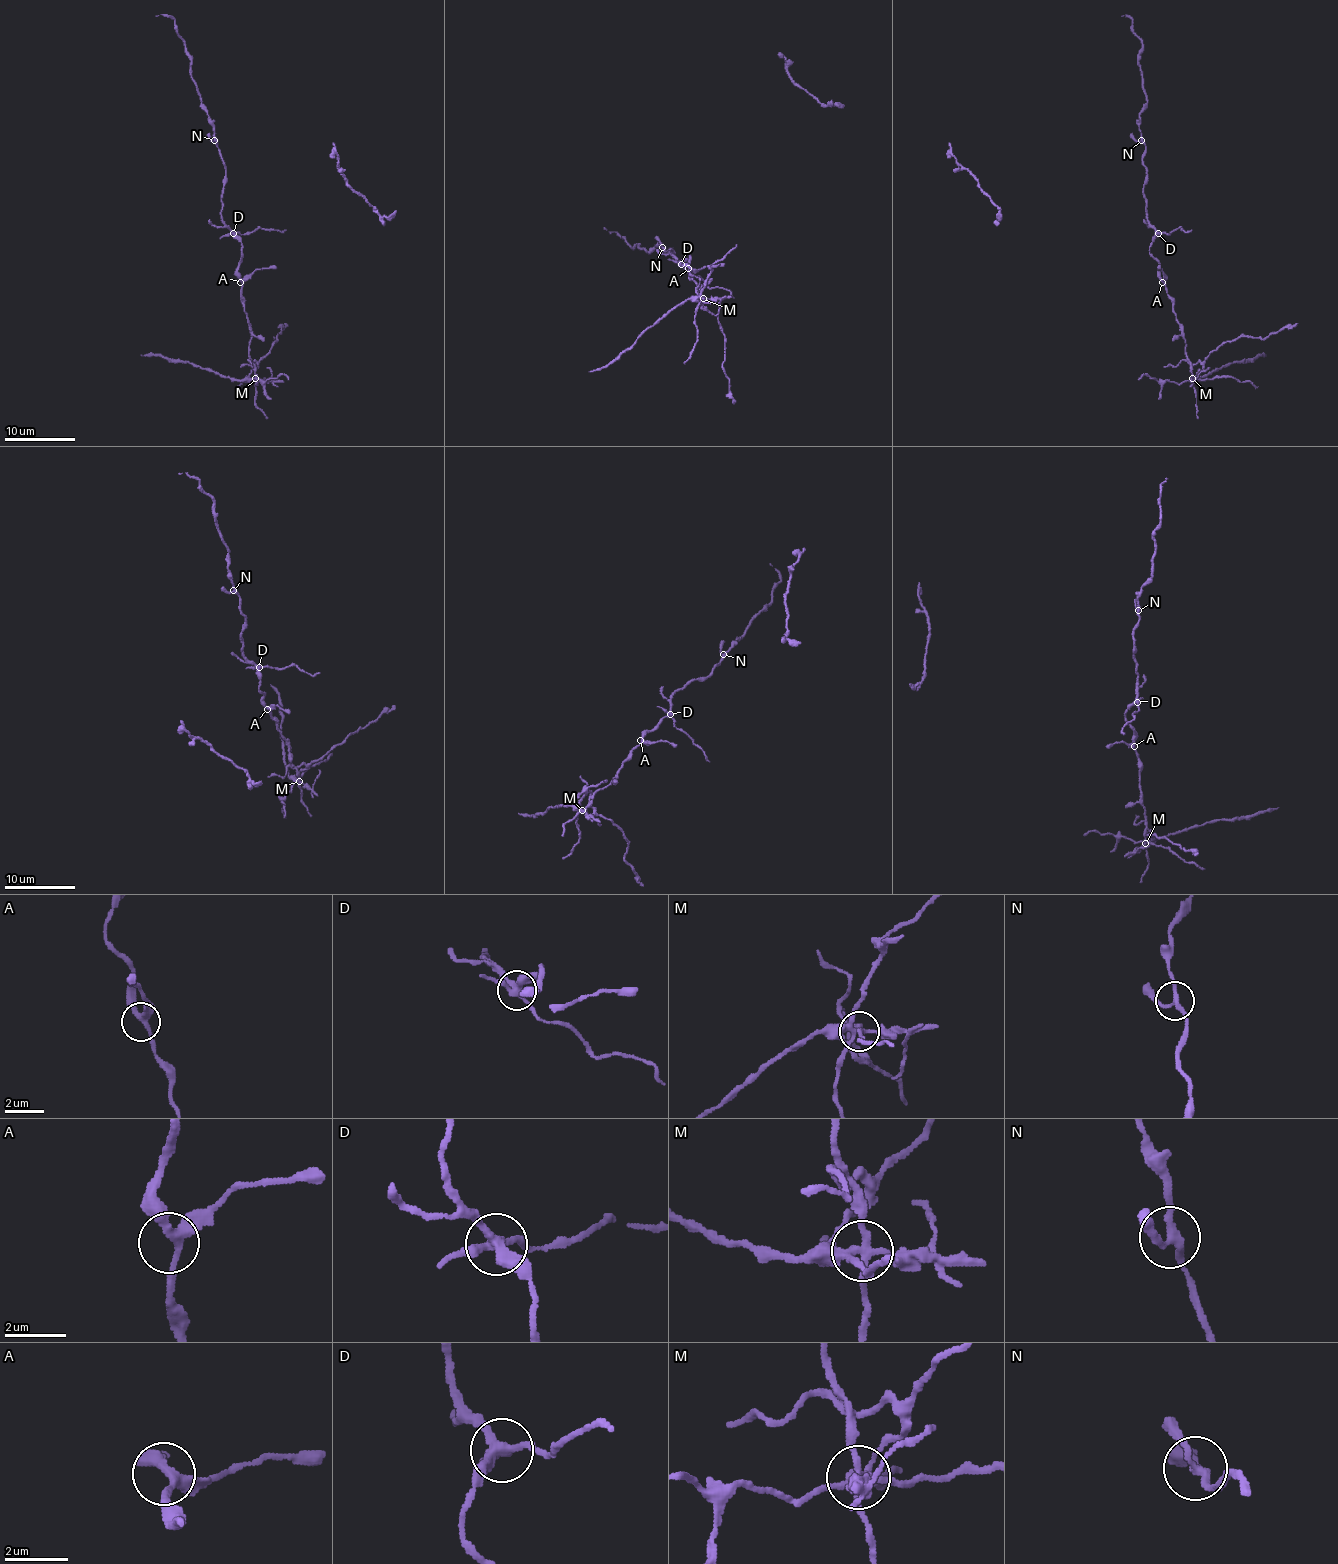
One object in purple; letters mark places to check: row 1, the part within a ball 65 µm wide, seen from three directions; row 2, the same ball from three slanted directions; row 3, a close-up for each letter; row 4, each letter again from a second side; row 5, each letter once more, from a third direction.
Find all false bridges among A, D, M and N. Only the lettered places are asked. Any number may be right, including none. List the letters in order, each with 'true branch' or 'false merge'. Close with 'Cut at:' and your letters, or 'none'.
A: true branch
D: false merge
M: false merge
N: true branch
Cut at: D, M

